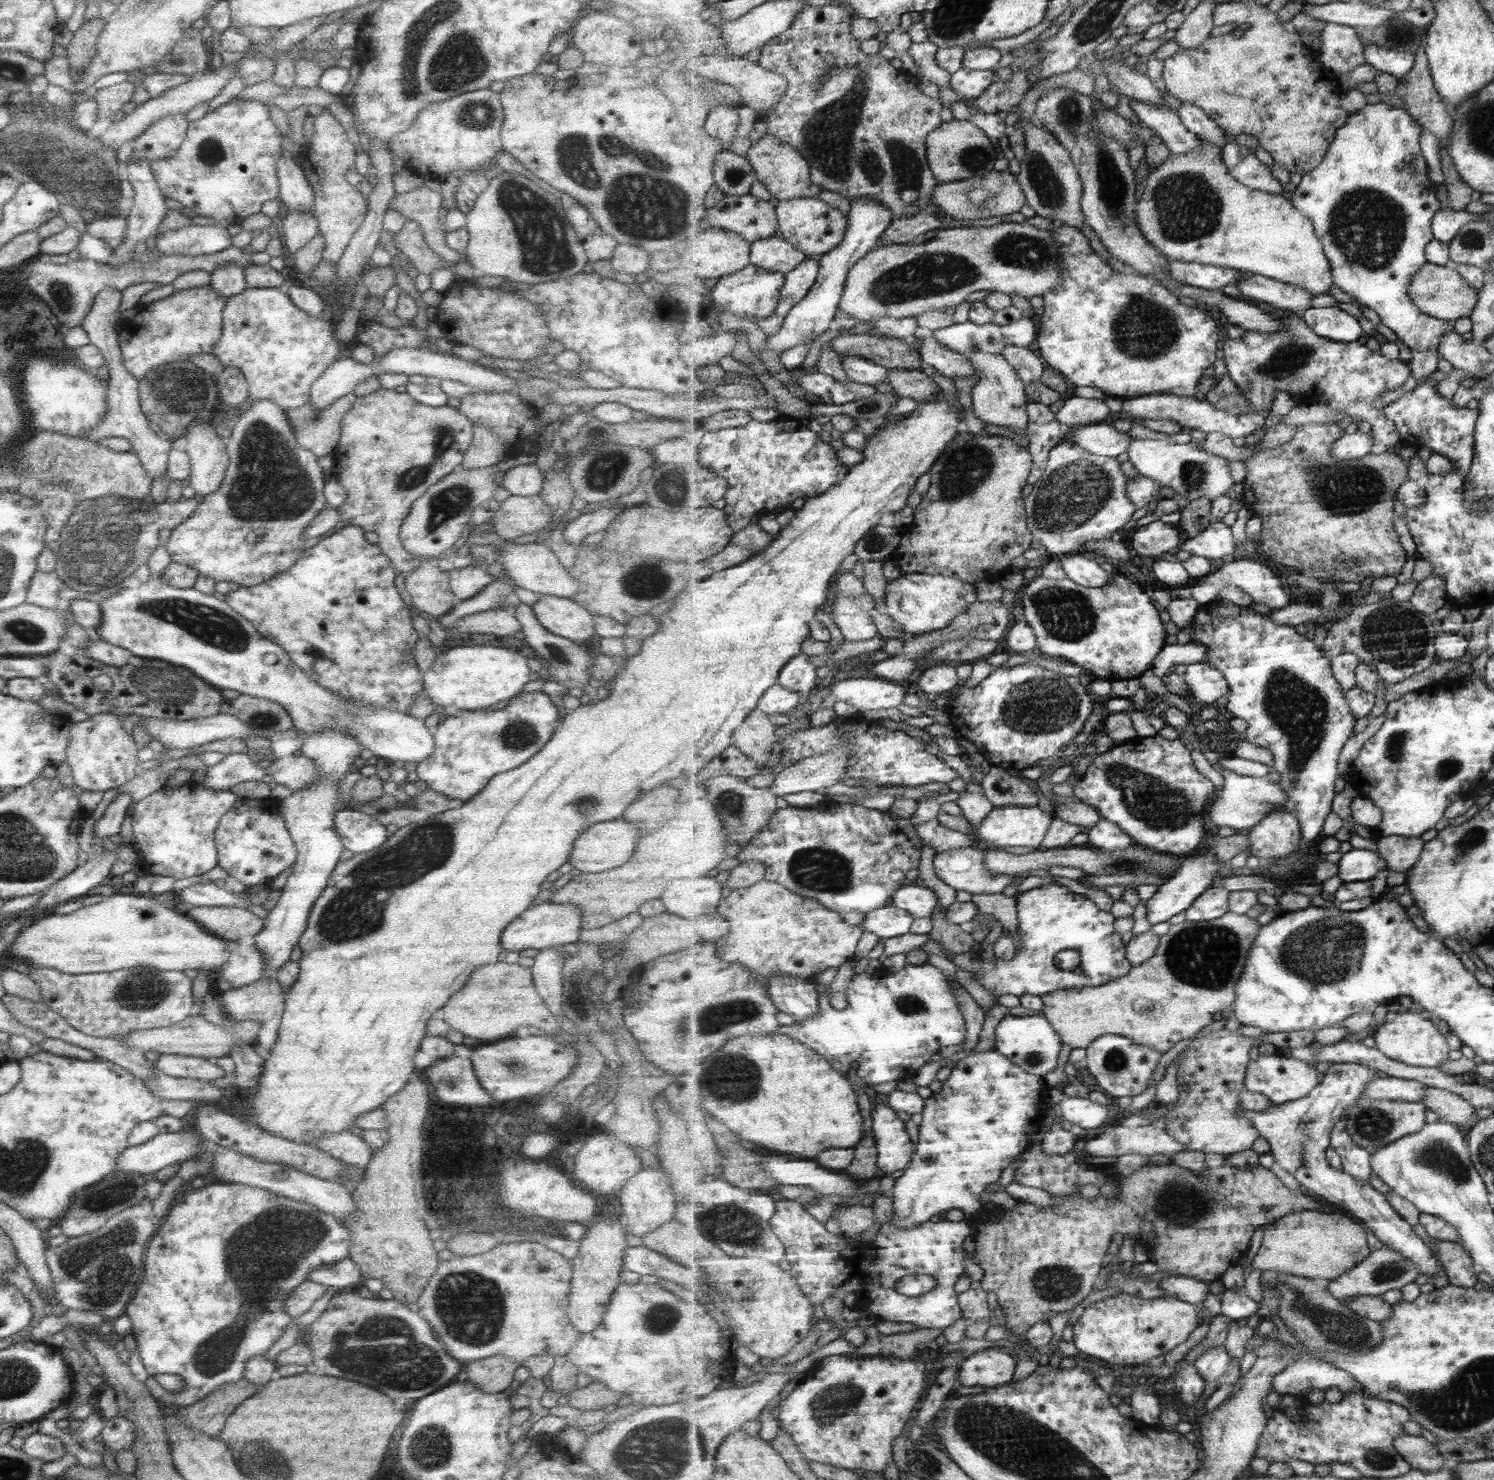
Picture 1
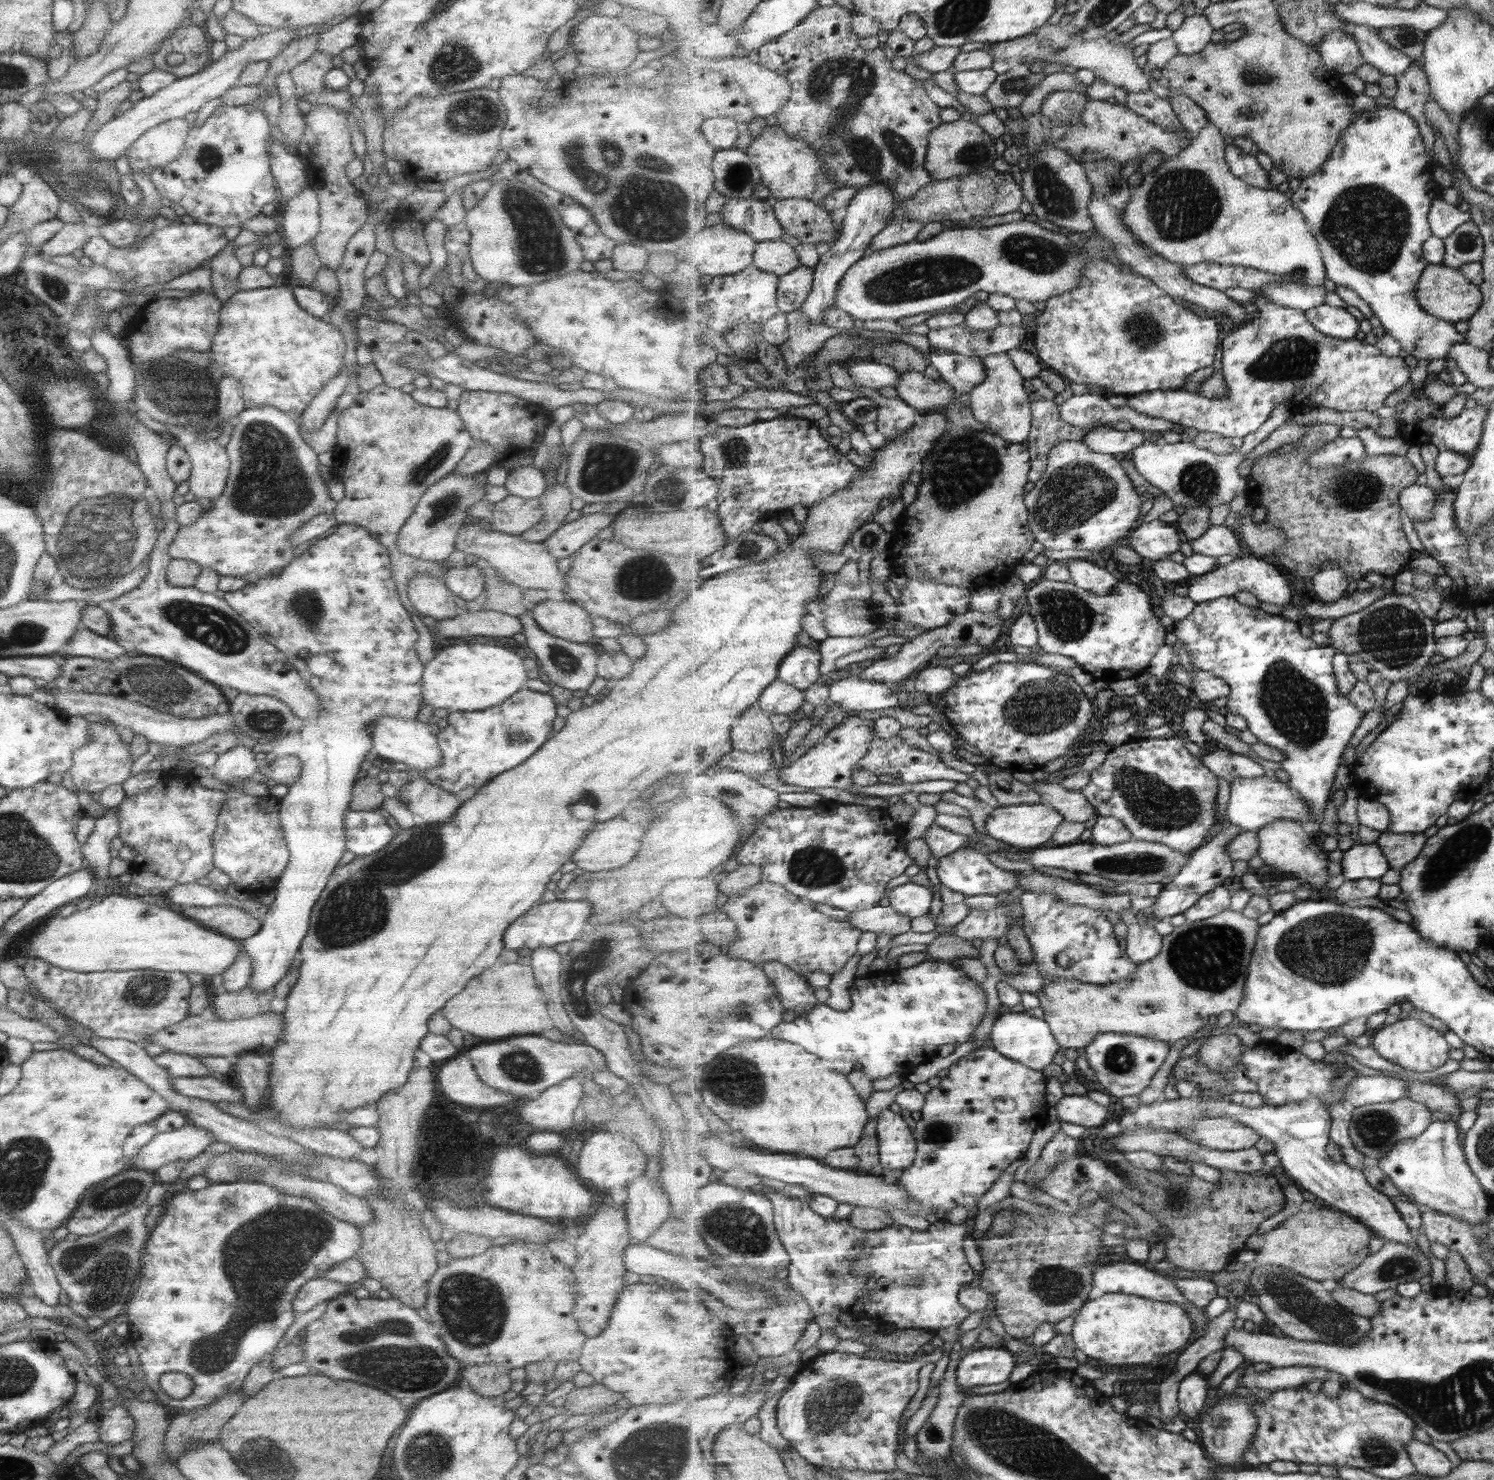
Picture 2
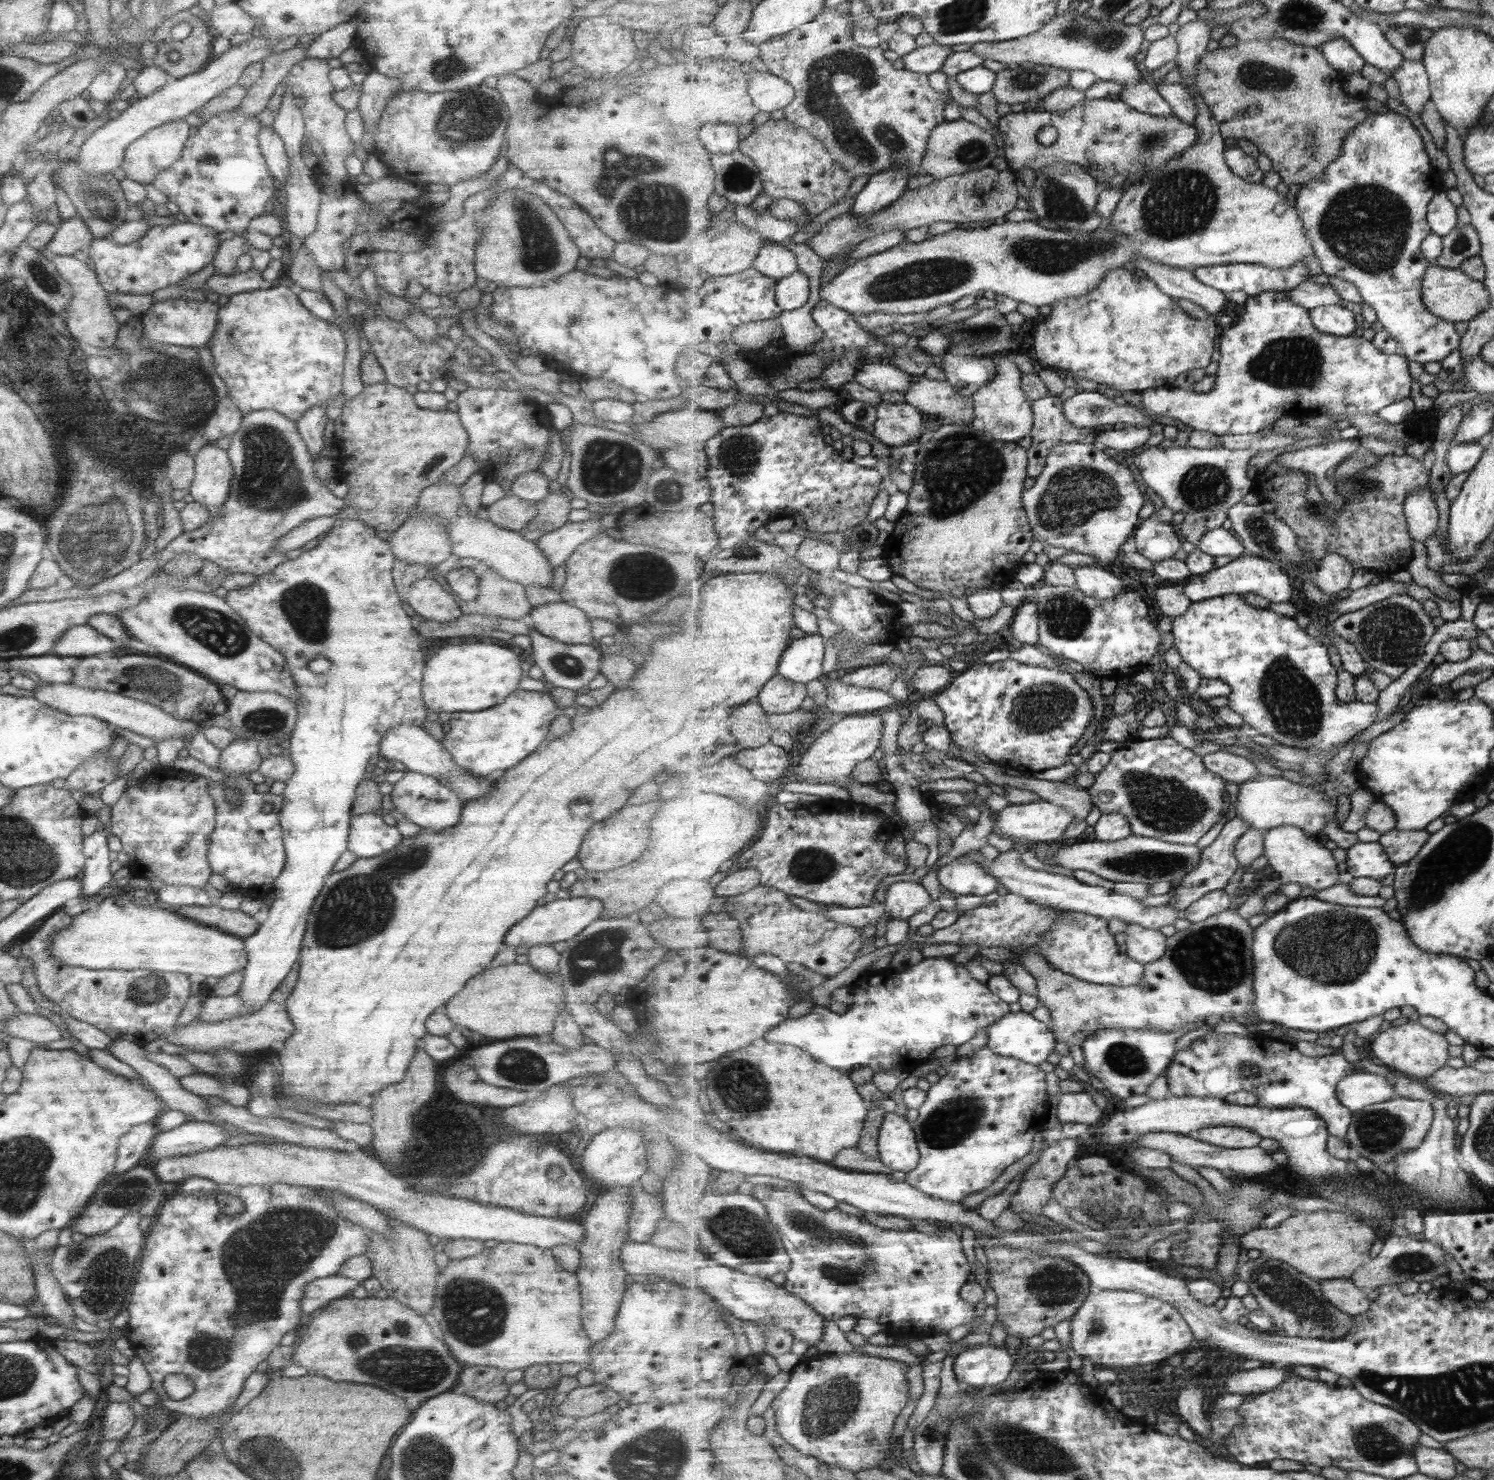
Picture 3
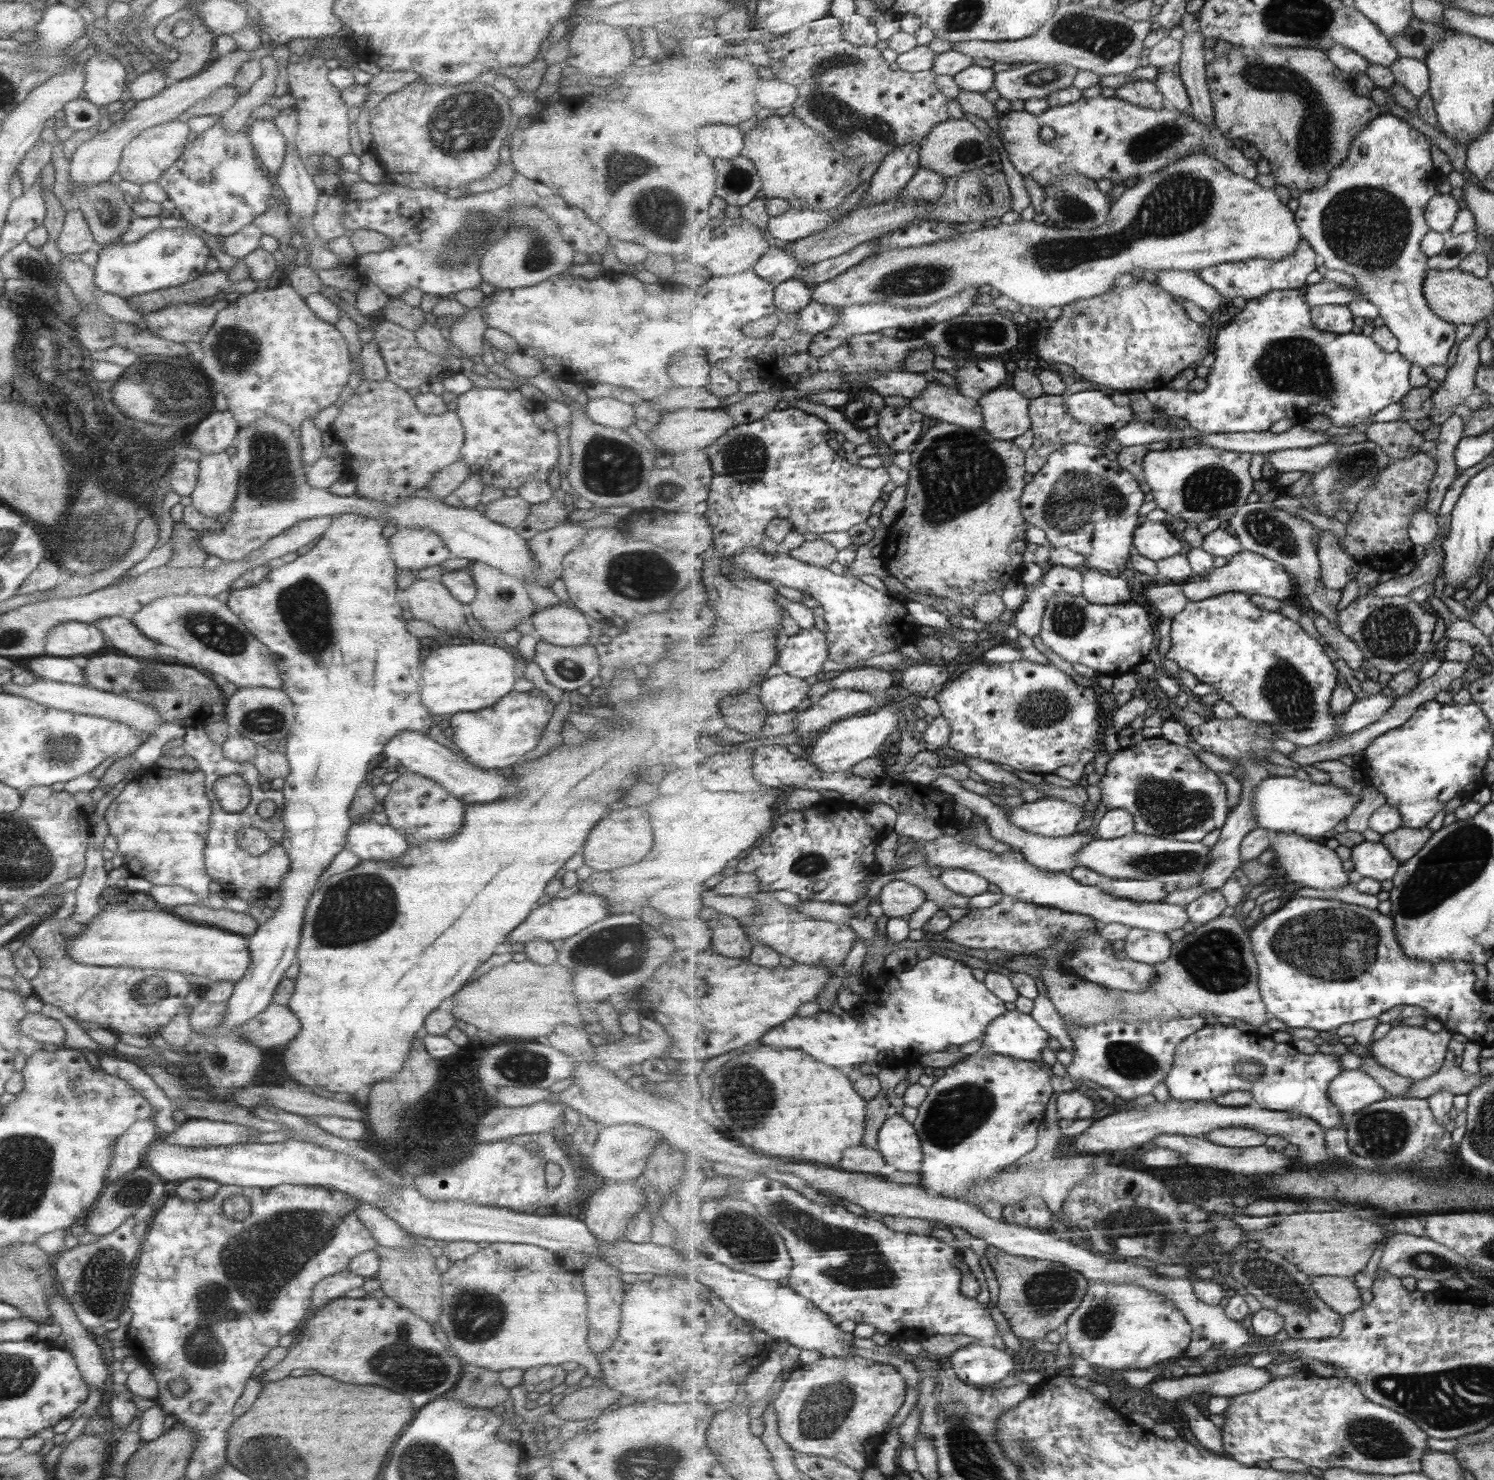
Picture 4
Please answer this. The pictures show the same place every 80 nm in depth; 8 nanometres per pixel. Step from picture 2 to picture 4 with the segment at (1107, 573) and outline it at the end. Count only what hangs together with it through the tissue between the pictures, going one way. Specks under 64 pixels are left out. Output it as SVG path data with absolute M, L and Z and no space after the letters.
M1081 569L1084 578L1084 597L1093 604L1123 604L1132 602L1129 582L1123 576L1109 576L1098 570Z

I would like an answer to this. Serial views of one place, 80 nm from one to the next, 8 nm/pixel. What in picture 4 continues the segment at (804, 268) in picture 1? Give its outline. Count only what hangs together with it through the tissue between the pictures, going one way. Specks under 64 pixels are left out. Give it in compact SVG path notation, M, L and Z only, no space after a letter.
M796 277L776 286L774 301L776 306L785 312L802 311L812 303L812 291L808 284Z

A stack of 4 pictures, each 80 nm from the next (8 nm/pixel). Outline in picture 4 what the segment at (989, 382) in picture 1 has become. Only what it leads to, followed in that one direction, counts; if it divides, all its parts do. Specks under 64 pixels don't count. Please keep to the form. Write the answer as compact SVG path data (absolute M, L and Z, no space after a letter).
M1012 370L1005 385L979 401L985 422L983 428L999 440L1013 441L1023 436L1032 428L1031 402L1031 399L1015 389L1015 372Z

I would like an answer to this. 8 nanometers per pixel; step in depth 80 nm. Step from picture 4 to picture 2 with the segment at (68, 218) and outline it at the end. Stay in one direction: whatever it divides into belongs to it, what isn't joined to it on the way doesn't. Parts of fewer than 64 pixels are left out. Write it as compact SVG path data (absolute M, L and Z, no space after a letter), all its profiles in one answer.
M79 223L64 225L51 237L45 241L39 253L46 258L52 256L78 254L80 248L88 241L85 226Z

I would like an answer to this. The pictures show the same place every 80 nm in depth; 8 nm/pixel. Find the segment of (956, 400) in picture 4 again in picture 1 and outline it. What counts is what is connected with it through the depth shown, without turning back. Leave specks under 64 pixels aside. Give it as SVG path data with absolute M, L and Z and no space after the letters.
M889 370L887 383L901 398L911 398L919 405L933 403L941 395L939 384L919 370Z

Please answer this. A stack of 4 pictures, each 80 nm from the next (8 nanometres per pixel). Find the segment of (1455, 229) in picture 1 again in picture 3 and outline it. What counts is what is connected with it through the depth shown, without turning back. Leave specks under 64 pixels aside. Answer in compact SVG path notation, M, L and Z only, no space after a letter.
M1445 190L1437 193L1428 206L1428 223L1433 233L1447 236L1452 230L1458 227L1457 207Z

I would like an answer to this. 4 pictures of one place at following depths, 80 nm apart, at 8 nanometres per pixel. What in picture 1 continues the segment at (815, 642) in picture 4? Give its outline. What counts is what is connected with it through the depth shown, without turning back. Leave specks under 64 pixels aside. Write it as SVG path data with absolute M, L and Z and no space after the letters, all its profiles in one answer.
M801 653L781 669L778 683L809 698L819 687L819 681L817 666L811 662L811 656Z

